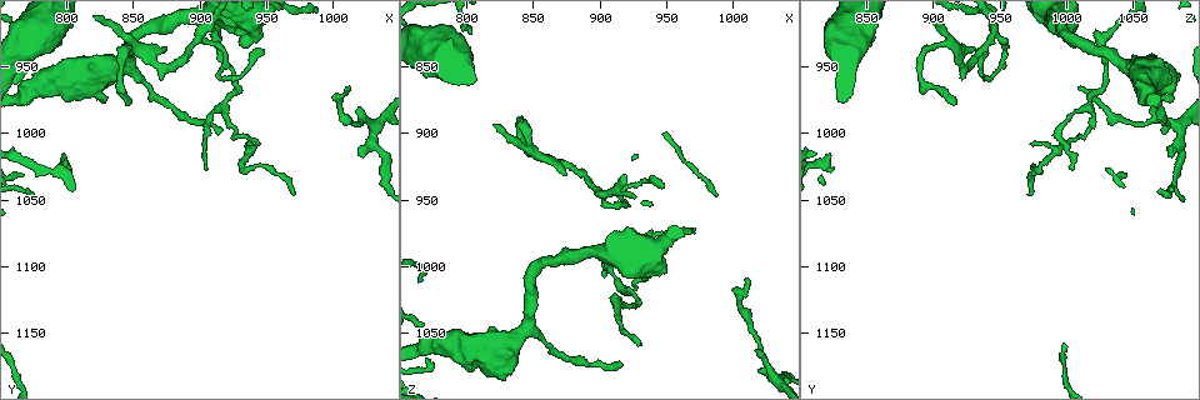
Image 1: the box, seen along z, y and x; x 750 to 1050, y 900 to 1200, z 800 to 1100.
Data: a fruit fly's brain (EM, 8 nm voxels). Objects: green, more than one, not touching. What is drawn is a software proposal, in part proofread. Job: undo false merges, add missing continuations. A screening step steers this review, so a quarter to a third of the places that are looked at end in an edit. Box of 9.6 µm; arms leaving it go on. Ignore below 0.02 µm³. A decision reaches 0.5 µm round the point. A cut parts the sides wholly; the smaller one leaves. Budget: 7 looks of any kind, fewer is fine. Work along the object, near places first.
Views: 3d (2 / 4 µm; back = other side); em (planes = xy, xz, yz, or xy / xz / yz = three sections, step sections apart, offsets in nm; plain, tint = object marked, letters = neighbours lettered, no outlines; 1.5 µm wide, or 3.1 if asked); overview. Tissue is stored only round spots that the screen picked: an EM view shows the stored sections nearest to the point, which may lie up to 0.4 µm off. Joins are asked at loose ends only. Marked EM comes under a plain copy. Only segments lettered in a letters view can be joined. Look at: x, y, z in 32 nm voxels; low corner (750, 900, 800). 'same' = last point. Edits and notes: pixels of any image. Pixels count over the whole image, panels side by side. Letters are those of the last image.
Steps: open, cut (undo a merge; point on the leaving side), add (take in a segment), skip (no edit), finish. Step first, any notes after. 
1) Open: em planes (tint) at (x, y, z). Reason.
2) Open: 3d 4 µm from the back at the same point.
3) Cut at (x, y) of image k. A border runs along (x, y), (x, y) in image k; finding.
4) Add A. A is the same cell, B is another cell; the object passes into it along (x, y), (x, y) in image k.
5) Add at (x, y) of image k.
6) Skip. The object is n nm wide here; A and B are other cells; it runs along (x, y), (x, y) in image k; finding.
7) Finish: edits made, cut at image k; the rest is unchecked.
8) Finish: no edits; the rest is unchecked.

Open: em yz step 8 (tint) at (906, 1028, 1002). Free end.

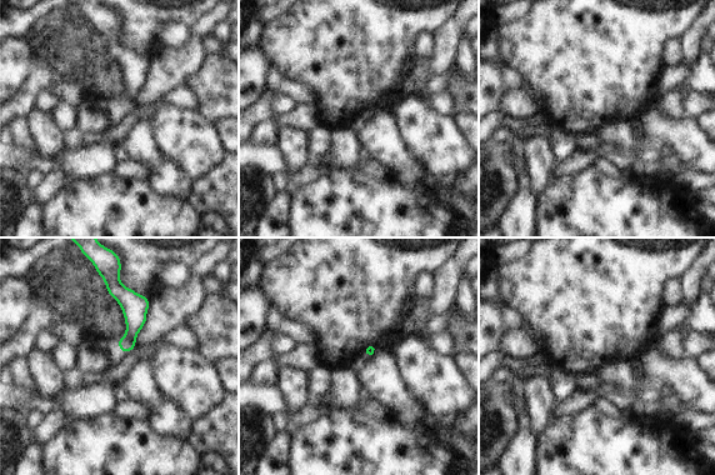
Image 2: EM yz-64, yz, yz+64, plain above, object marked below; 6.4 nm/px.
Open: em planes (letters) at the same point. Another direction.

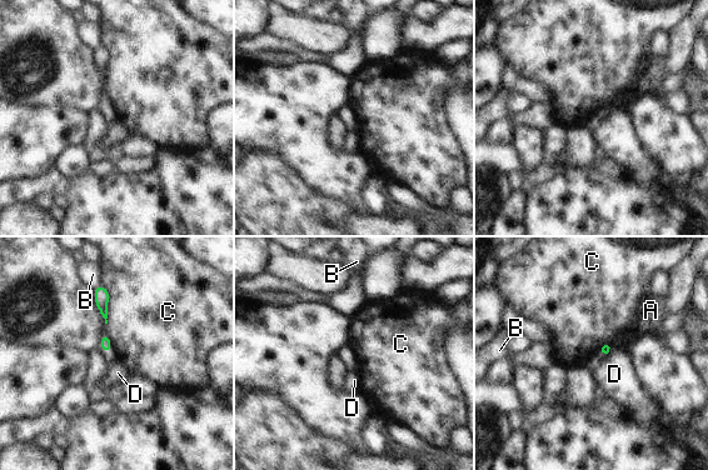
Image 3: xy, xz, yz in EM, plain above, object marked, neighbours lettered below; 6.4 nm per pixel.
Skip. A, B, C and D are other cells; no lettered segment goes on from it.

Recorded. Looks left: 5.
Open: em planes (letters) at (916, 1002, 1074). Branch stops here.

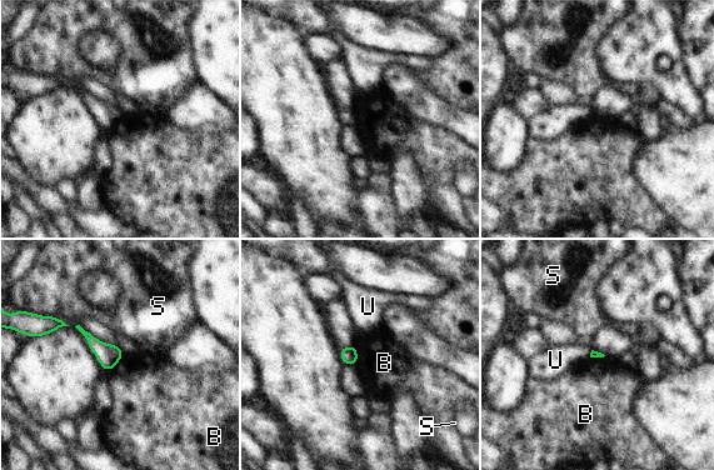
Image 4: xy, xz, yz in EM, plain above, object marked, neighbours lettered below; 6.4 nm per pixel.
Skip. B, S and U are other cells; a border runs along (354, 345), (356, 350), (355, 365) in image 4; none of them fits.

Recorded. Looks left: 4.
Open: 3d 4 µm at (848, 978, 918).

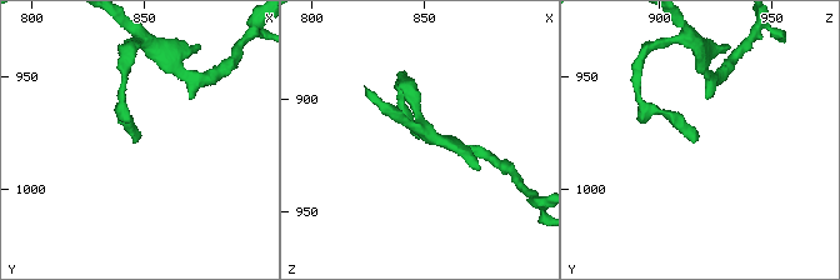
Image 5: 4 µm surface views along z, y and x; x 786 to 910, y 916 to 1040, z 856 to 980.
Open: em xy step 4 (letters) at (848, 978, 918).

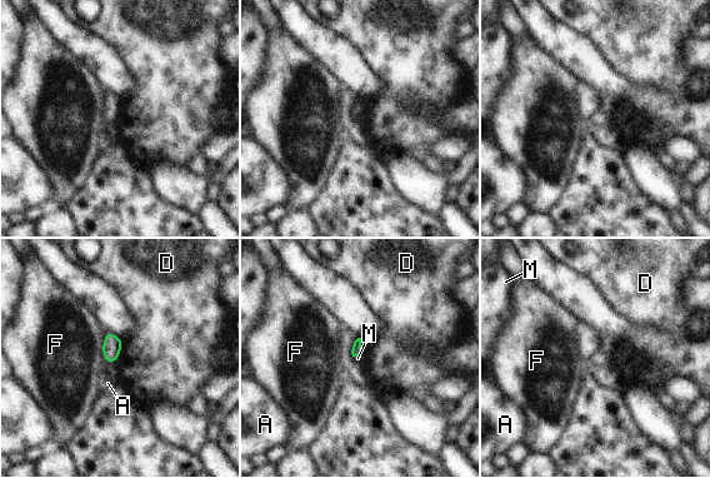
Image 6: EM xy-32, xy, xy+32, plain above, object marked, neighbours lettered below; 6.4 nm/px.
Open: em planes (letters) at the same point.

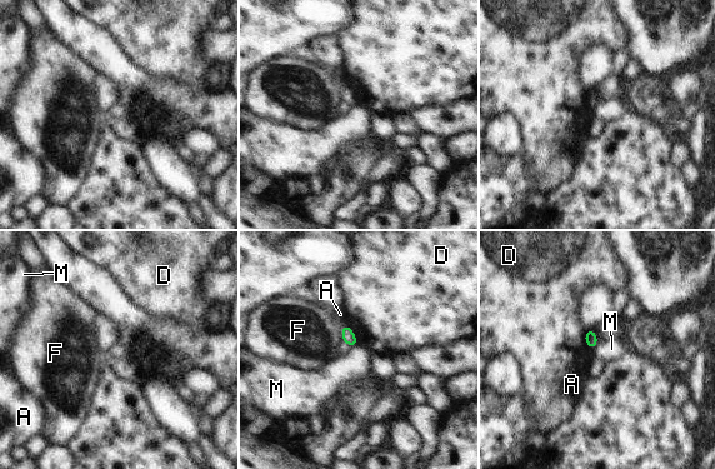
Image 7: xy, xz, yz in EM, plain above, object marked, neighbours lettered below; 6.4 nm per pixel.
Skip. A, D, F and M are other cells; a border runs along (598, 342), (593, 349) in image 7; none of them fits.

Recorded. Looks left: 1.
Finish: no edits; the rest is unchecked.

